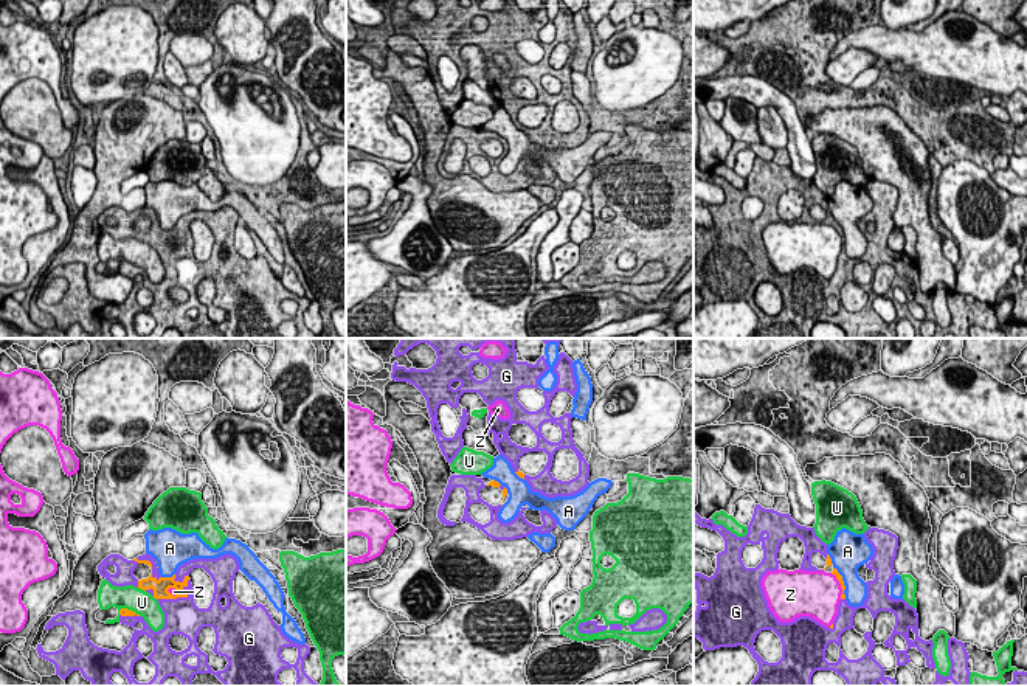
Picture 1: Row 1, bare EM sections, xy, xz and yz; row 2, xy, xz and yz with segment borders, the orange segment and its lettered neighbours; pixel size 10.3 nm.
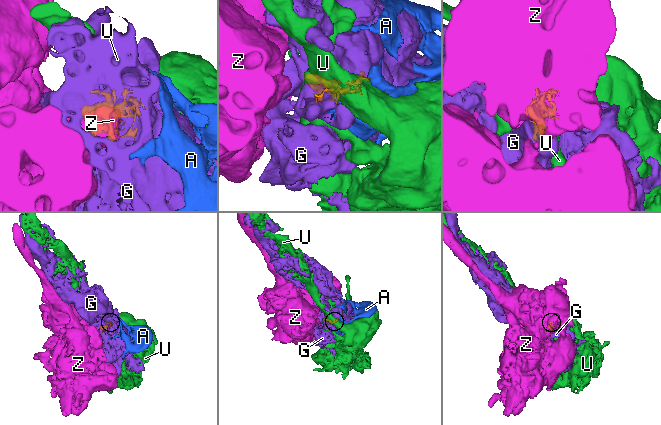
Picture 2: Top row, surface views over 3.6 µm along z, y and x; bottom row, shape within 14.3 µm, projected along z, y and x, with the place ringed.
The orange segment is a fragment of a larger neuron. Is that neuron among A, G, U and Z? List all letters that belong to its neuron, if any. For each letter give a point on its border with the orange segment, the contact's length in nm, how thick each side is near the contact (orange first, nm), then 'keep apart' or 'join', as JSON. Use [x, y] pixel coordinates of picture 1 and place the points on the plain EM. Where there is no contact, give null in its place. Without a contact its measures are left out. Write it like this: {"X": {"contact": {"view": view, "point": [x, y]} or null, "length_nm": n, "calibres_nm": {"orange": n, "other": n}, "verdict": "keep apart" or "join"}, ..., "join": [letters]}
{"A": {"contact": {"view": "xy", "point": [168, 230]}, "length_nm": 150, "calibres_nm": {"orange": 170, "other": 320}, "verdict": "keep apart"}, "G": {"contact": {"view": "xy", "point": [179, 249]}, "length_nm": 420, "calibres_nm": {"orange": 170, "other": 380}, "verdict": "join"}, "U": {"contact": {"view": "xy", "point": [141, 241]}, "length_nm": 100, "calibres_nm": {"orange": 170, "other": 240}, "verdict": "keep apart"}, "Z": {"contact": {"view": "yz", "point": [841, 238]}, "length_nm": 300, "calibres_nm": {"orange": 60, "other": 440}, "verdict": "keep apart"}, "join": ["G"]}

